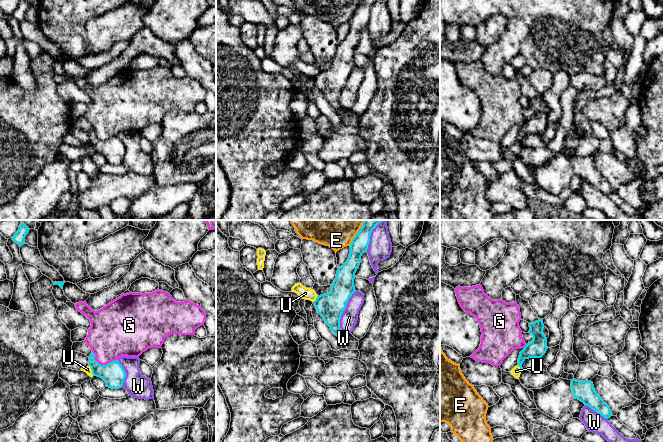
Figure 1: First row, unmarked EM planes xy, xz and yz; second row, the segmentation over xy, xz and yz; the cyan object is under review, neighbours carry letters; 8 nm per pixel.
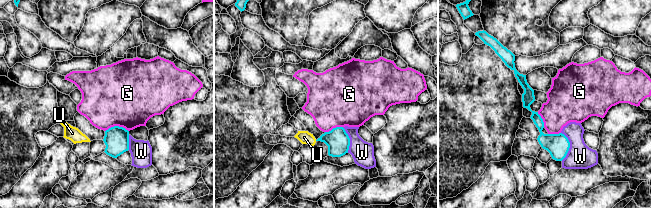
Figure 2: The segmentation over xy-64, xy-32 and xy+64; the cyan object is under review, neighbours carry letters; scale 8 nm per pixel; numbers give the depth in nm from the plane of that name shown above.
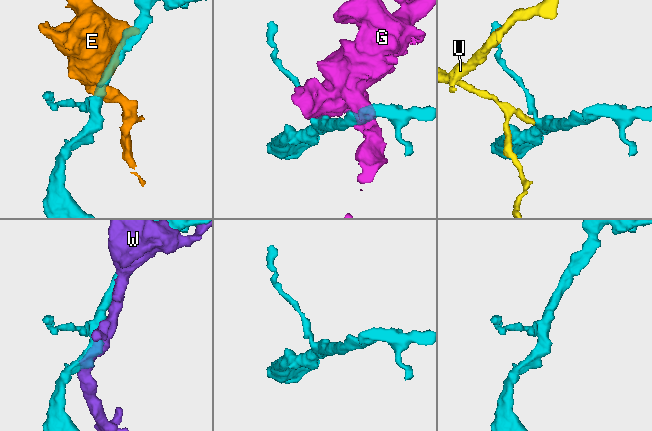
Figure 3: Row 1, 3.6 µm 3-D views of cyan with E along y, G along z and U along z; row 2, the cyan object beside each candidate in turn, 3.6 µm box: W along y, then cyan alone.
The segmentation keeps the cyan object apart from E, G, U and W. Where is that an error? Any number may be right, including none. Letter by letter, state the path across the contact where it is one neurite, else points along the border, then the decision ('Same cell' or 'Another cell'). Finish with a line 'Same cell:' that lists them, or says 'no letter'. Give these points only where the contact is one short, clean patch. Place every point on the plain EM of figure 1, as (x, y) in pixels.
E: Another cell
G: Another cell
U: Boundary: xy (89, 141), (93, 151). Another cell
W: Another cell
Same cell: no letter

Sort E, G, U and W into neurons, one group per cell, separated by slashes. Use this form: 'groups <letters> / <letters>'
groups E / G / U / W

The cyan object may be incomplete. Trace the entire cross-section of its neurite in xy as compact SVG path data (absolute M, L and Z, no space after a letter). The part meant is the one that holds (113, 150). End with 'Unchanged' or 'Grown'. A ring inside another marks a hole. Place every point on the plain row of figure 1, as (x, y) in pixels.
M92 128L89 133L89 142L91 143L93 152L102 154L107 163L111 165L122 163L126 149L118 136L101 141L95 136L95 130Z. Unchanged

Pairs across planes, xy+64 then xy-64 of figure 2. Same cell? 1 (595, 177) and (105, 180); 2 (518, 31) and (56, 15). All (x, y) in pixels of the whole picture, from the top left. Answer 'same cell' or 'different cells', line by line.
1: same cell
2: same cell

